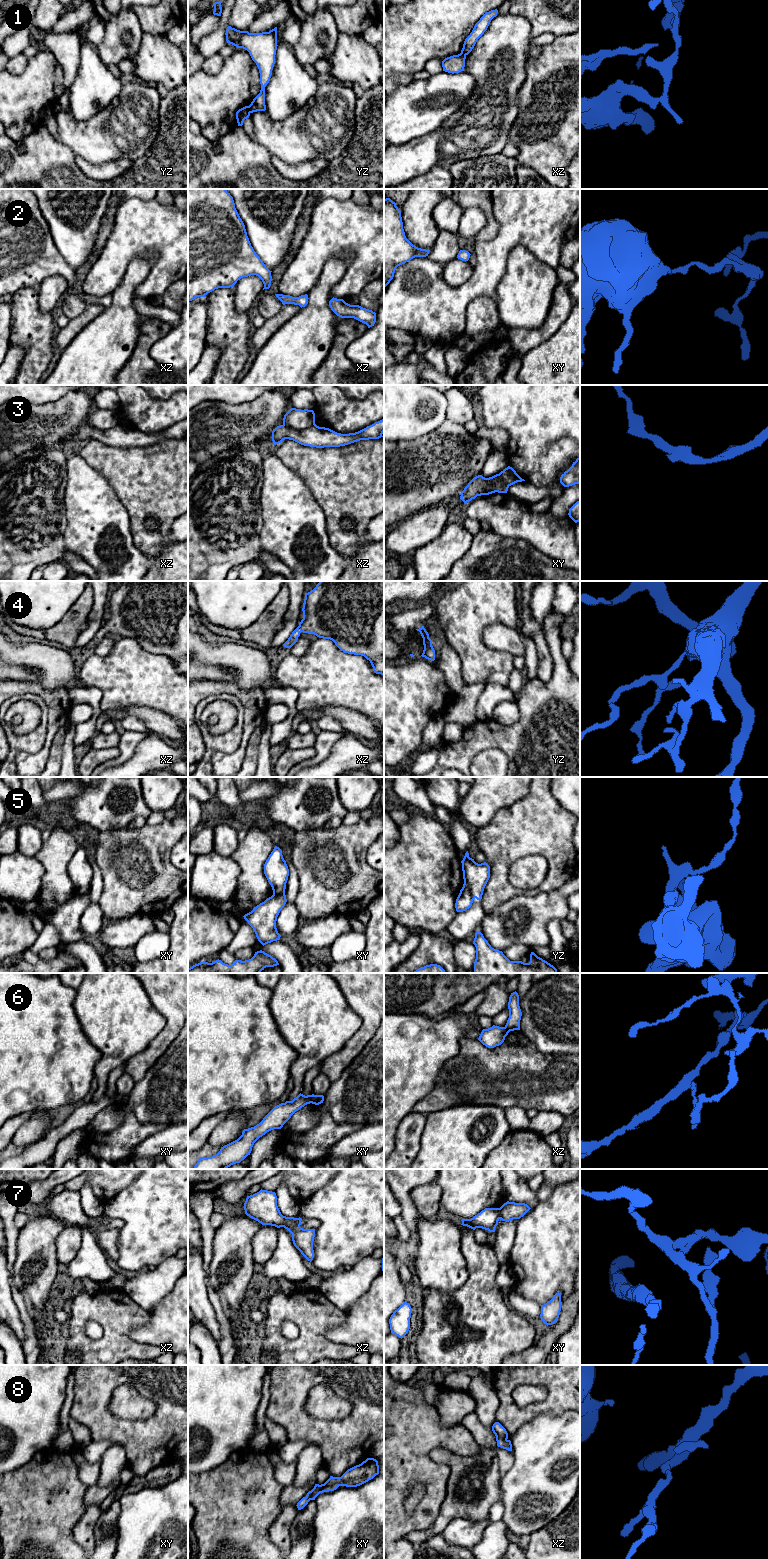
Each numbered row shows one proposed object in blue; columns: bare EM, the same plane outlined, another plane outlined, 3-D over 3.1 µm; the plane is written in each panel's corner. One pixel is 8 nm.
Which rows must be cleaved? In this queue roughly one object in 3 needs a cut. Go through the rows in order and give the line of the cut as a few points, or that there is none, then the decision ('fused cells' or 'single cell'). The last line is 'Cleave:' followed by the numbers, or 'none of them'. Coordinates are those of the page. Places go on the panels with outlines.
1: cut yz (248, 106), (250, 112); fused cells
2: cut none; single cell
3: cut xz (315, 424), (303, 429), (294, 429), (283, 425); fused cells
4: cut none; single cell
5: cut yz (464, 882), (468, 885), (470, 894), (474, 898); fused cells
6: cut xy (312, 1095), (310, 1102); fused cells
7: cut xy (499, 1208), (500, 1218); fused cells
8: cut none; single cell
Cleave: 1, 3, 5, 6, 7

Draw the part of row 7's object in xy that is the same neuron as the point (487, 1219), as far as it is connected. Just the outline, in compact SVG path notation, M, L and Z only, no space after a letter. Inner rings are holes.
M485 1208L471 1219L462 1219L463 1226L473 1230L482 1228L488 1231L494 1230L500 1219L500 1208Z

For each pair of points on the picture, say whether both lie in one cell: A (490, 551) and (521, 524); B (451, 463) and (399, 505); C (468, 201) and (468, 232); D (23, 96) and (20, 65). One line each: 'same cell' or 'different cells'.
A: different cells
B: same cell
C: different cells
D: different cells

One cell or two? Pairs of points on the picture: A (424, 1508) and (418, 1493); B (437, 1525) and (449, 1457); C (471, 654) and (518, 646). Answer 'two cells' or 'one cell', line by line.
A: two cells
B: one cell
C: two cells

